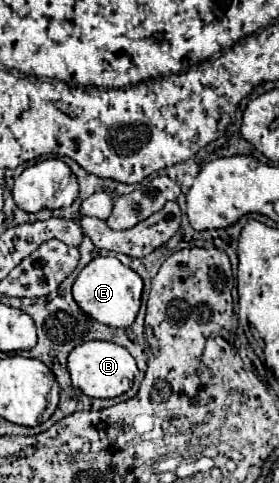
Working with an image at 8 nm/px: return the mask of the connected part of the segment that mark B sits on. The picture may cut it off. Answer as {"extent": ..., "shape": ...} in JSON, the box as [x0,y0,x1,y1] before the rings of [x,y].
{"extent":[68,340,138,398],"shape":[[[90,340],[76,346],[68,356],[68,370],[72,376],[72,386],[80,388],[90,398],[116,398],[130,390],[138,368],[132,354],[114,342]]]}

